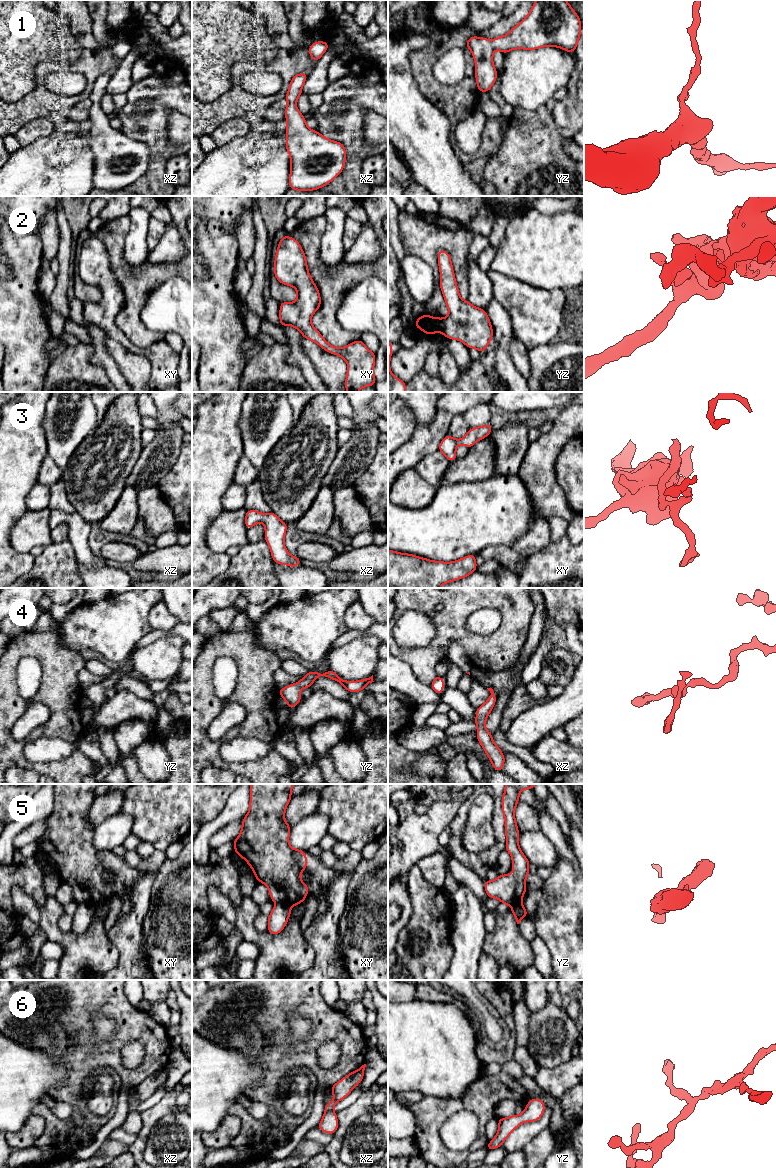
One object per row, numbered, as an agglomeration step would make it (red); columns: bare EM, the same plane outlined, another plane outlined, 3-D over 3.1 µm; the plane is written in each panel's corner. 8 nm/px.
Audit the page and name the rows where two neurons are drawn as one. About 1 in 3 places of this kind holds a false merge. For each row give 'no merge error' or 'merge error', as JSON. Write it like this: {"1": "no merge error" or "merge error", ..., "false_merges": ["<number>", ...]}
{"1": "no merge error", "2": "no merge error", "3": "no merge error", "4": "no merge error", "5": "merge error", "6": "no merge error", "false_merges": ["5"]}

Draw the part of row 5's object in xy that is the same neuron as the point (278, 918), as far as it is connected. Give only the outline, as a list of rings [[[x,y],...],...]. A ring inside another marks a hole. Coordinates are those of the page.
[[[278,902],[268,916],[267,931],[273,935],[279,934],[286,926],[290,914],[291,906],[286,903]]]

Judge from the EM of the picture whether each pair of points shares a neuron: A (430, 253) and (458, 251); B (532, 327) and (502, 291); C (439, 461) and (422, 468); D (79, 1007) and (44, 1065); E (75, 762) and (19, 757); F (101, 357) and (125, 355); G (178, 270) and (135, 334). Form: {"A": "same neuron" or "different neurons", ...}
{"A": "same neuron", "B": "same neuron", "C": "same neuron", "D": "different neurons", "E": "same neuron", "F": "different neurons", "G": "same neuron"}

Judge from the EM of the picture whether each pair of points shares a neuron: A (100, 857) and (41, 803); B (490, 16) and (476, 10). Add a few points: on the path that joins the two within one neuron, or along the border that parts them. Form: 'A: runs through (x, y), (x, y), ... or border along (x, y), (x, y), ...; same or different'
A: border along (54, 794), (53, 810), (46, 818); different
B: runs through (487, 16), (482, 16), (479, 13); same

